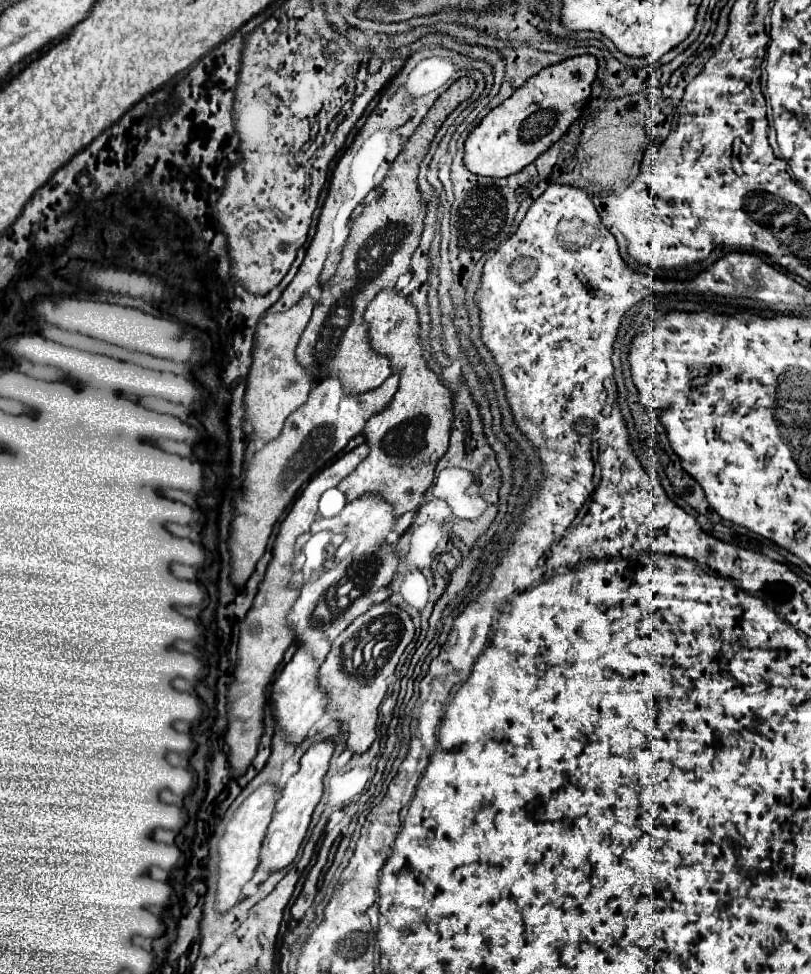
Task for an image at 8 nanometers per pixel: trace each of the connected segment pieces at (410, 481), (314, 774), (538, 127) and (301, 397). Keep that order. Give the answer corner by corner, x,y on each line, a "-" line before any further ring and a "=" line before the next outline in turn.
395,289
379,293
365,309
365,321
369,325
367,335
371,349
389,359
391,371
399,375
399,389
389,407
369,419
363,427
369,453
357,469
337,485
337,489
345,493
347,503
363,495
381,495
393,505
395,515
401,517
423,503
423,495
433,483
435,465
447,451
453,421
453,397
441,383
439,375
429,371
421,357
417,311
409,303
409,297
401,297
=
321,741
321,743
311,745
309,751
301,757
299,771
293,777
289,777
289,781
281,789
281,797
275,803
273,819
269,823
269,829
267,829
267,835
263,839
261,853
259,853
259,867
265,869
267,873
281,871
283,867
293,863
293,859
301,847
301,841
307,835
307,829
311,823
311,813
323,795
323,777
327,773
331,755
333,755
333,741
=
593,55
571,57
525,81
509,99
489,111
465,141
463,165
481,177
509,177
545,153
581,115
597,75
=
305,295
293,309
287,309
285,313
265,315
257,323
253,353
251,353
251,367
247,373
247,389
245,389
245,423
251,425
253,437
261,443
273,441
281,429
283,421
307,401
307,393
311,389
311,377
297,365
295,359
295,347
297,341
305,329
305,325
311,319
313,299

